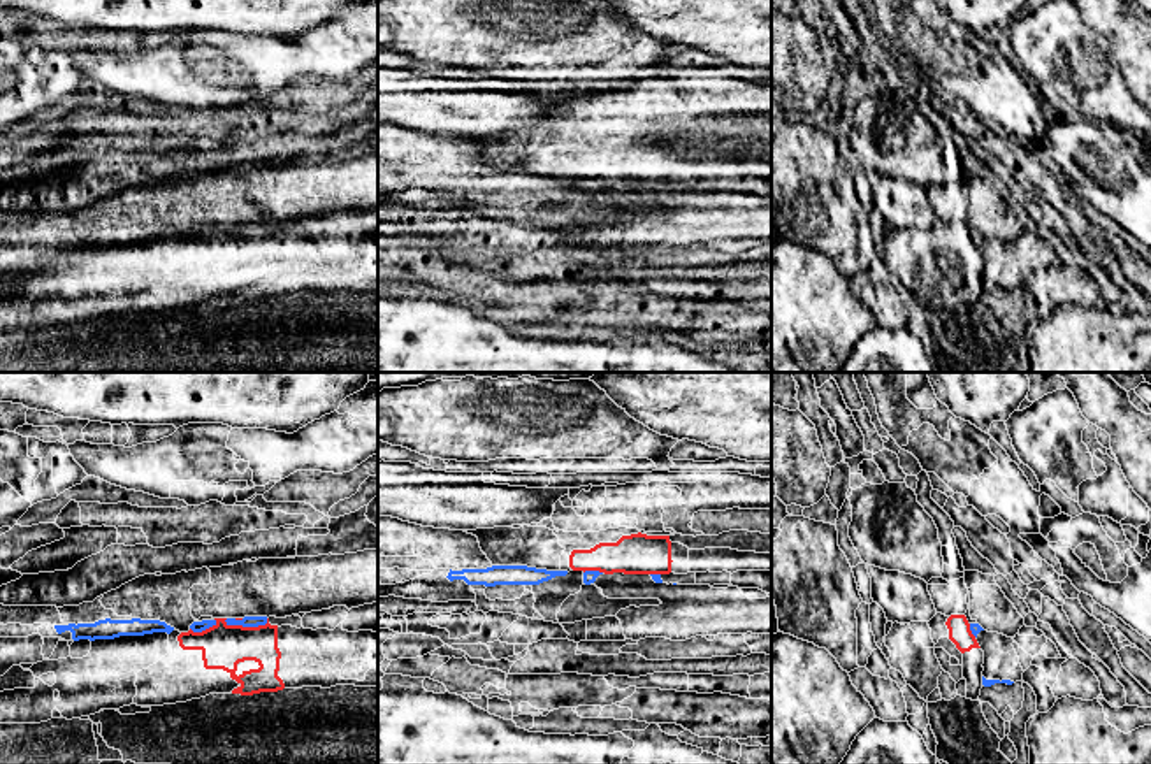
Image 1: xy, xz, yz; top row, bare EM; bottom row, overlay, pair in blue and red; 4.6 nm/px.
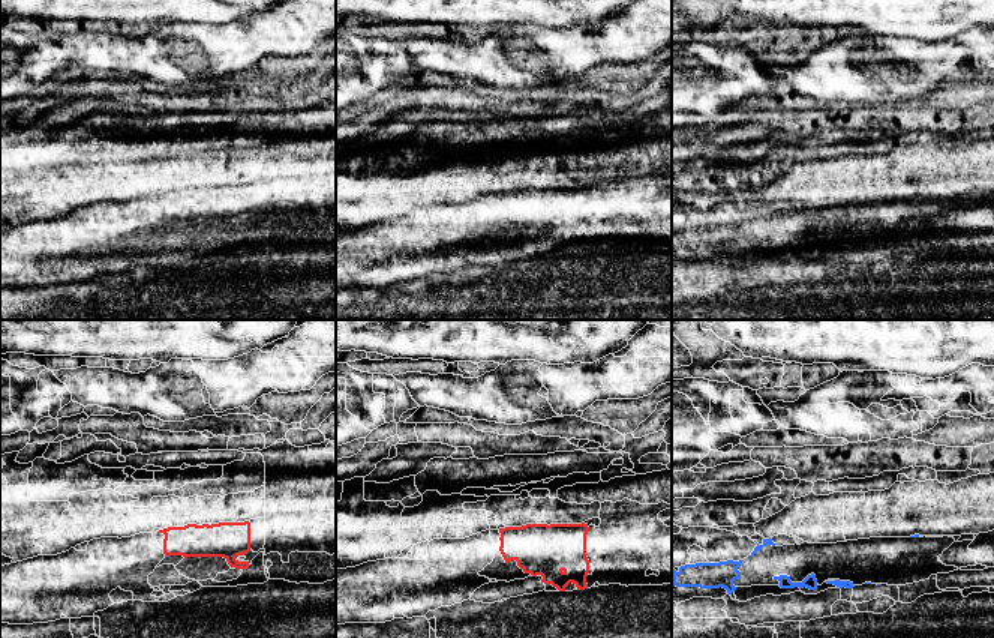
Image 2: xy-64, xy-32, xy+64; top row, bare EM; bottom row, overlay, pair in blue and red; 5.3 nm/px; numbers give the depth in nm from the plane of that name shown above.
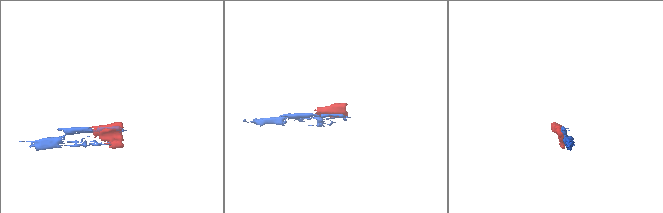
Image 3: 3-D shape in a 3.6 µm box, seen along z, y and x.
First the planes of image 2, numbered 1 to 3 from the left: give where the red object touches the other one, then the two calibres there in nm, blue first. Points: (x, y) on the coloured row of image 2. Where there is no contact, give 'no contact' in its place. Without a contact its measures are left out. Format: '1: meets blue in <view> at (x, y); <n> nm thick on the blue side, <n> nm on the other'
1: no contact
2: no contact
3: no contact

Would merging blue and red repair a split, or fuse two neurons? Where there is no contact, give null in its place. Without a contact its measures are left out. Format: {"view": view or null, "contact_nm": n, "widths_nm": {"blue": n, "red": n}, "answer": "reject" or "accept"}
{"view": "xy", "contact_nm": 200, "widths_nm": {"blue": 50, "red": 200}, "answer": "reject"}

